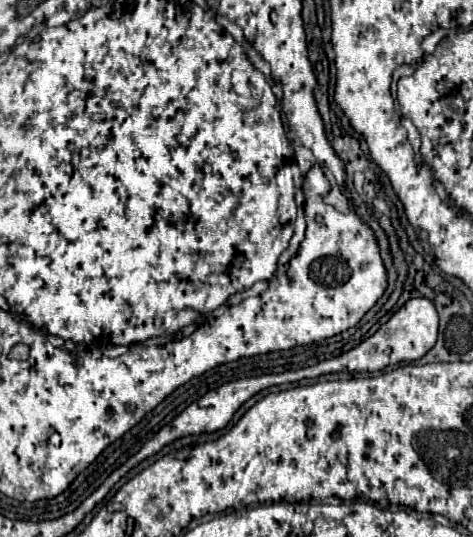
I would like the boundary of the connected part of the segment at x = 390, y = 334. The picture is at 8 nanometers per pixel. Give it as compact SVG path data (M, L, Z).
M414 298L408 300L386 324L378 328L374 336L364 340L360 346L344 352L342 356L334 358L334 368L330 372L374 372L382 370L390 364L406 362L406 360L420 360L426 352L430 352L438 338L438 312L428 298Z

